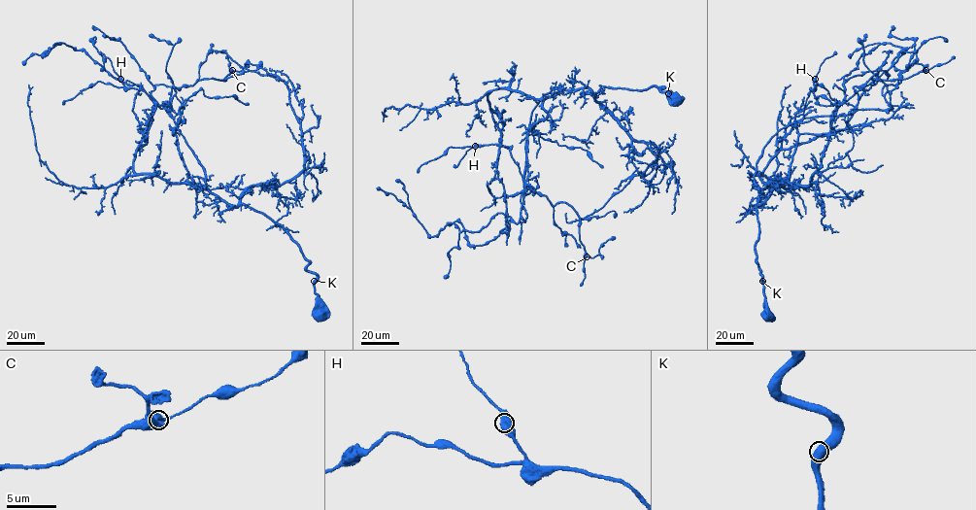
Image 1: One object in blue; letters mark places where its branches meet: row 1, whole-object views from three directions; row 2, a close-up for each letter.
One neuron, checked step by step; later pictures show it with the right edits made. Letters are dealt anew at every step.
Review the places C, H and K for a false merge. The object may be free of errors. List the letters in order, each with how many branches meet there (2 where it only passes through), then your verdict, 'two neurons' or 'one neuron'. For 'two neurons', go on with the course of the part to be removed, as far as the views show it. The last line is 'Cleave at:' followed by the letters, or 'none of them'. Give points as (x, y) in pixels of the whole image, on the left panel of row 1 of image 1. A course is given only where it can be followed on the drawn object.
C: 2 | one neuron
H: 2 | one neuron
K: 2 | one neuron
Cleave at: none of them

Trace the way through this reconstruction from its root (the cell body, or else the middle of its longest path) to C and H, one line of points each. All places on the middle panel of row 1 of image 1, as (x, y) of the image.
C: (675, 97), (656, 86), (592, 93), (560, 85), (532, 111), (524, 187), (554, 206), (572, 208), (587, 256)
H: (675, 97), (656, 86), (604, 87), (596, 93), (555, 87), (531, 114), (524, 186), (509, 149), (475, 146)

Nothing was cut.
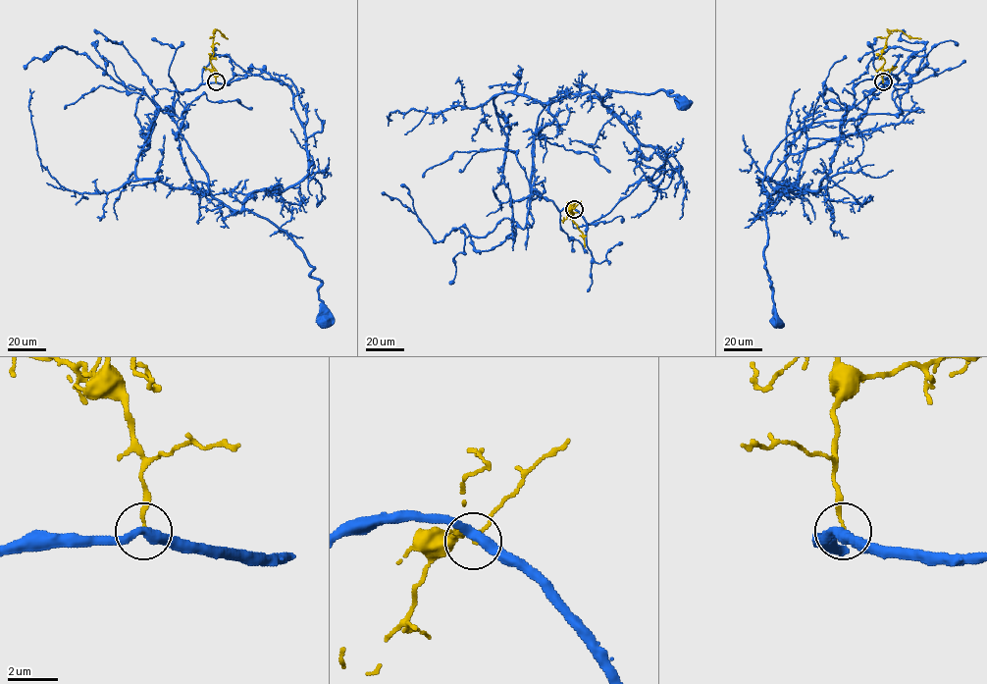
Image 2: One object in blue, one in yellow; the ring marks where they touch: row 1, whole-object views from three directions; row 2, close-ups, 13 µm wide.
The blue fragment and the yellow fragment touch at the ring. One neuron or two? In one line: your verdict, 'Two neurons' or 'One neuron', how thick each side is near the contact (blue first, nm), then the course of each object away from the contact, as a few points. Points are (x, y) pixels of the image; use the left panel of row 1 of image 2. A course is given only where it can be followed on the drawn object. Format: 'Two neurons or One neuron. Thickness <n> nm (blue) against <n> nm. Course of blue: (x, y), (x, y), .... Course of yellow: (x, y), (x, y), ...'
Two neurons. Thickness 360 nm (blue) against 150 nm. Course of blue: (215, 81), (177, 90), (173, 120), (210, 193), (267, 218), (302, 251), (321, 282), (325, 322). Course of yellow: (215, 81), (210, 60), (213, 54), (214, 29), (227, 38)

